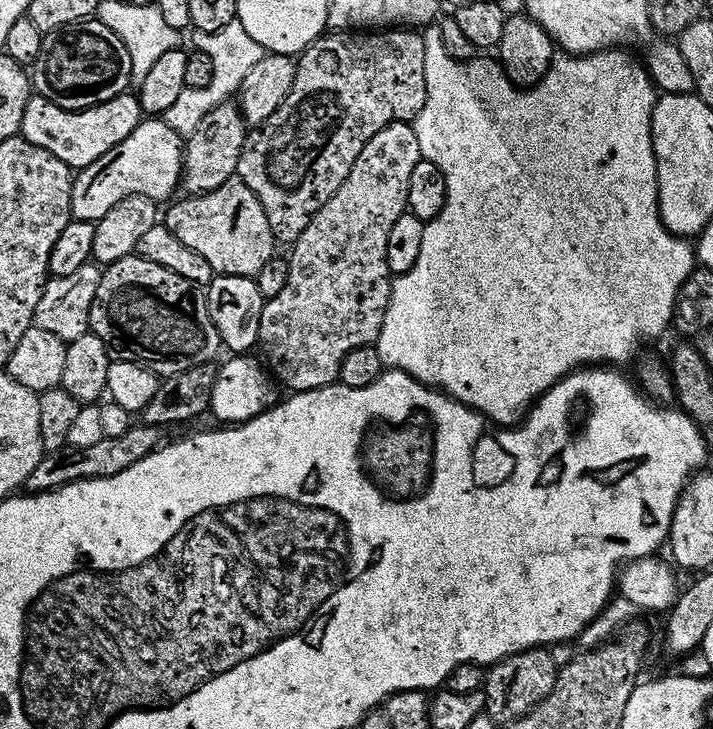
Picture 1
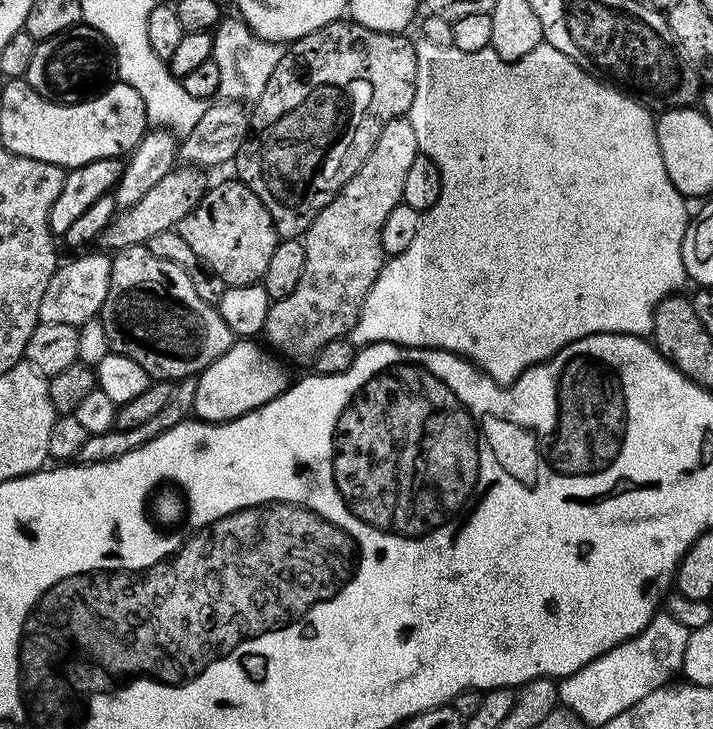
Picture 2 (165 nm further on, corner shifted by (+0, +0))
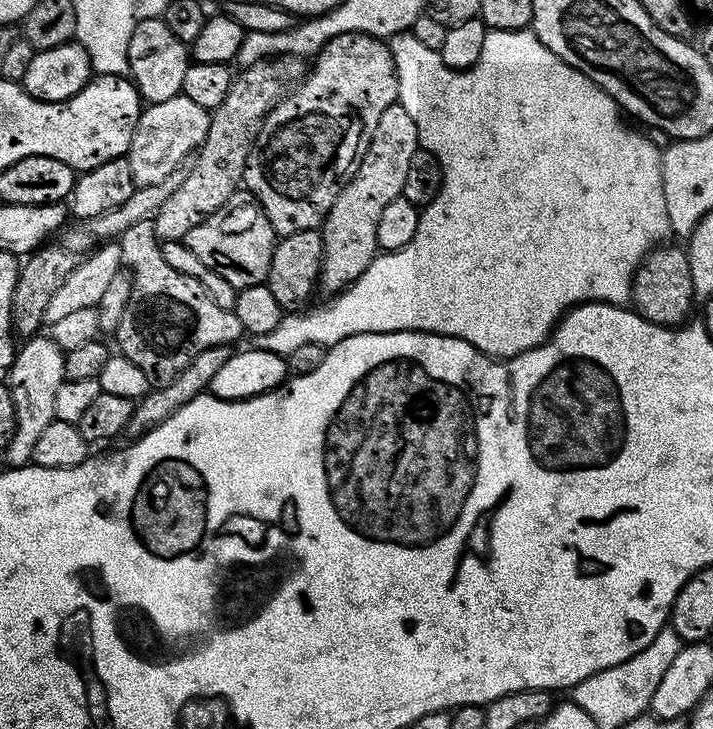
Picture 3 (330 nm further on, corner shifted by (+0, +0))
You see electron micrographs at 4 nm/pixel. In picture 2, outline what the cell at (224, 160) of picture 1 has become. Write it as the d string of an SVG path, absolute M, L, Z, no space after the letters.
M174 167L160 182L150 187L150 190L135 202L134 206L121 211L116 219L108 224L100 235L99 245L103 249L117 252L134 244L147 243L162 230L177 227L182 218L198 206L198 202L210 187L210 180L207 180L203 174L205 173L199 167Z

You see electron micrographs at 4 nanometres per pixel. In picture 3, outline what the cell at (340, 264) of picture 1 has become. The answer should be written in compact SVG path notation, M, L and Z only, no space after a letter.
M398 102L386 106L386 110L382 110L382 118L378 118L378 127L364 150L364 156L360 159L358 170L345 182L338 198L334 198L334 206L330 206L330 214L324 219L324 253L318 281L321 293L343 292L376 259L376 235L382 210L389 202L394 202L394 198L403 196L410 157L419 147L414 118L406 114L406 110Z

